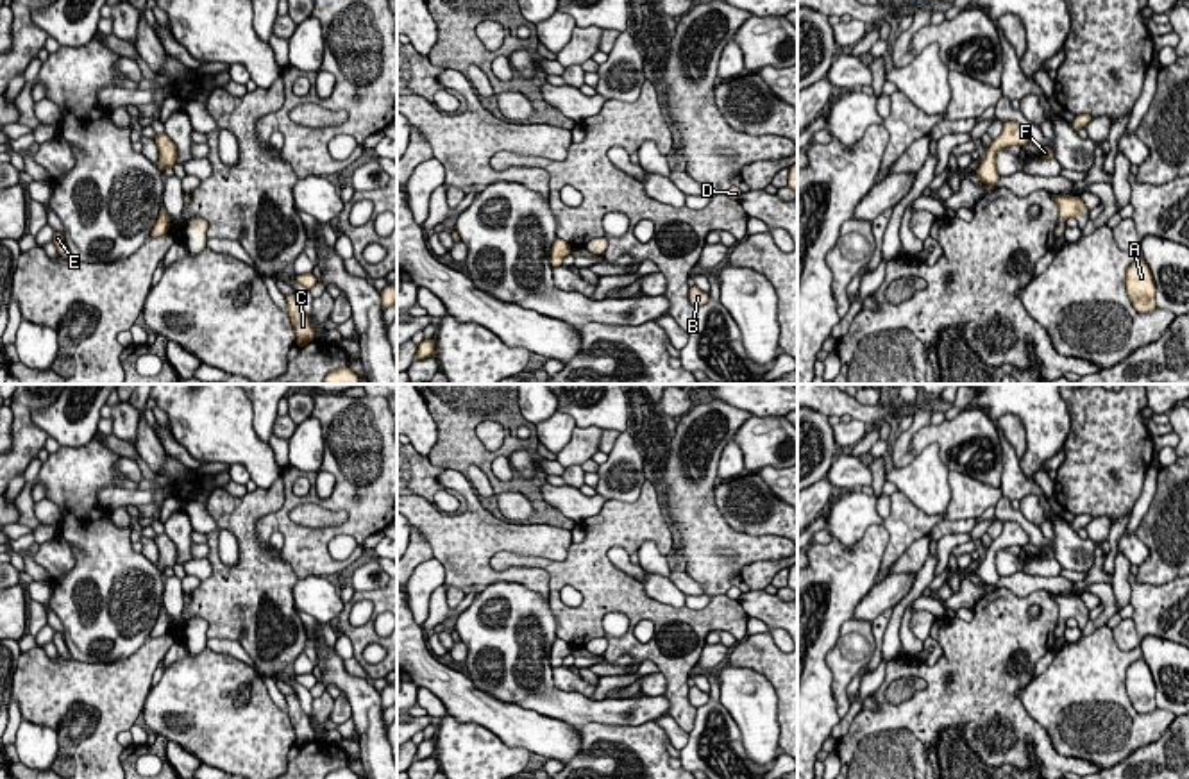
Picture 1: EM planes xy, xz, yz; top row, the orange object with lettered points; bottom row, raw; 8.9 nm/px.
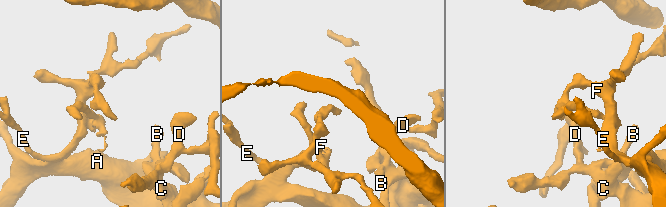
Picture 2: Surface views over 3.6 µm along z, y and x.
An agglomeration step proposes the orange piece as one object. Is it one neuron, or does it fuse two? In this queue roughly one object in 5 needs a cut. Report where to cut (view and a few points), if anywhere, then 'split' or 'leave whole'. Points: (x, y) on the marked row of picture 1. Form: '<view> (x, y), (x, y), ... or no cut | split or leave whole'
no cut | leave whole

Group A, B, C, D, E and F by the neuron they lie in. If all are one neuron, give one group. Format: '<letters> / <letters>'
A B C D E F

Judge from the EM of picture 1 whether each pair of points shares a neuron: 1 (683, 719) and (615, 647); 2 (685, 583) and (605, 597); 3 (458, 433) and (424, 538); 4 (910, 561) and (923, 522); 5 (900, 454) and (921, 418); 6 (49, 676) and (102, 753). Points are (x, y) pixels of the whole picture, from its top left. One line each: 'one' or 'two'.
1: one
2: two
3: two
4: two
5: one
6: one

